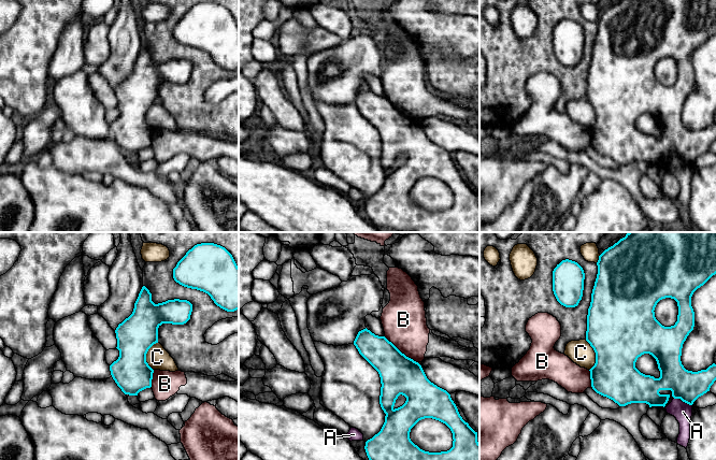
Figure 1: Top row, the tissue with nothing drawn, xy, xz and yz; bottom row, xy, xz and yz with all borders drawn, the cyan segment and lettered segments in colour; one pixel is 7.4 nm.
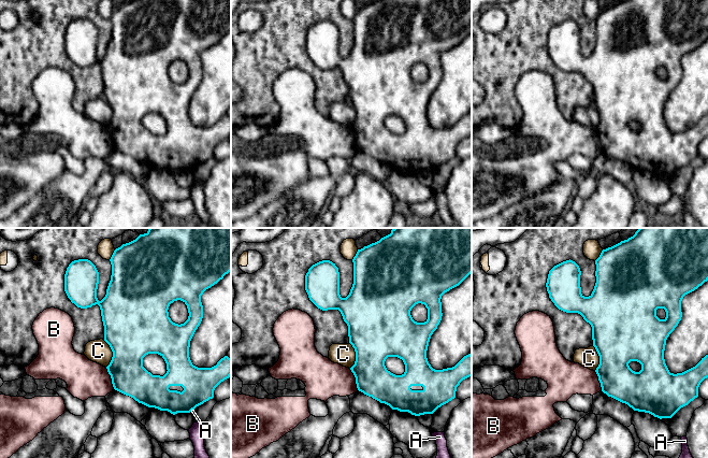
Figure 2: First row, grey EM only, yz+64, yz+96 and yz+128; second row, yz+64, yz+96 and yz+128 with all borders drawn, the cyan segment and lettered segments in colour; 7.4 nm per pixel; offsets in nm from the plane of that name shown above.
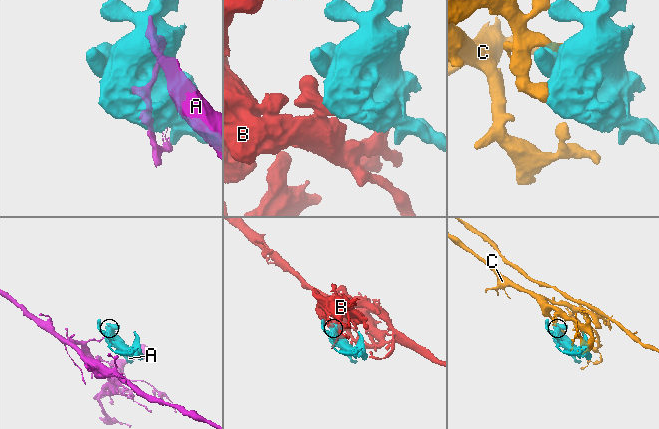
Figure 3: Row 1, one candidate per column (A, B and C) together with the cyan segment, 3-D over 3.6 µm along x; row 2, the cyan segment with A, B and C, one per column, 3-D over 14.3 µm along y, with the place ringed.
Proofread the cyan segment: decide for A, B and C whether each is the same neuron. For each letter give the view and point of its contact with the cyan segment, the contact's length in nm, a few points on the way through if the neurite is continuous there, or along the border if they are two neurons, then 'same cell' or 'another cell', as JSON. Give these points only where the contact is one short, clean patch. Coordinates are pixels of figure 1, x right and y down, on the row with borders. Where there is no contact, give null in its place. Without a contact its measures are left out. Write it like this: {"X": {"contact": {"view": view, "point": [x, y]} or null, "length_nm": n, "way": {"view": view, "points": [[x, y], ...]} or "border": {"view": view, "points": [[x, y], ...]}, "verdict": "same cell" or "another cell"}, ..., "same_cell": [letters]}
{"A": {"contact": {"view": "yz", "point": [683, 401]}, "length_nm": 160, "verdict": "another cell"}, "B": {"contact": {"view": "xz", "point": [400, 351]}, "length_nm": 320, "verdict": "same cell"}, "C": {"contact": {"view": "yz", "point": [596, 355]}, "length_nm": 240, "verdict": "another cell"}, "same_cell": ["B"]}

